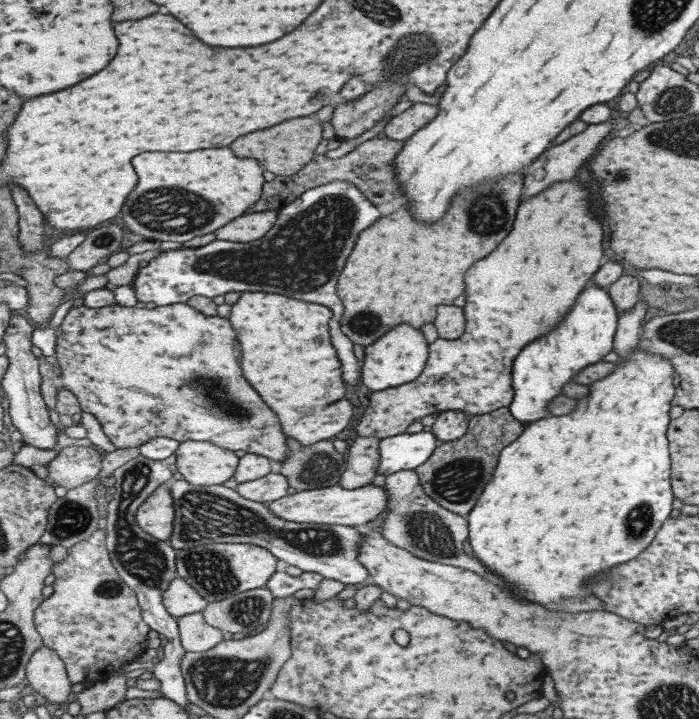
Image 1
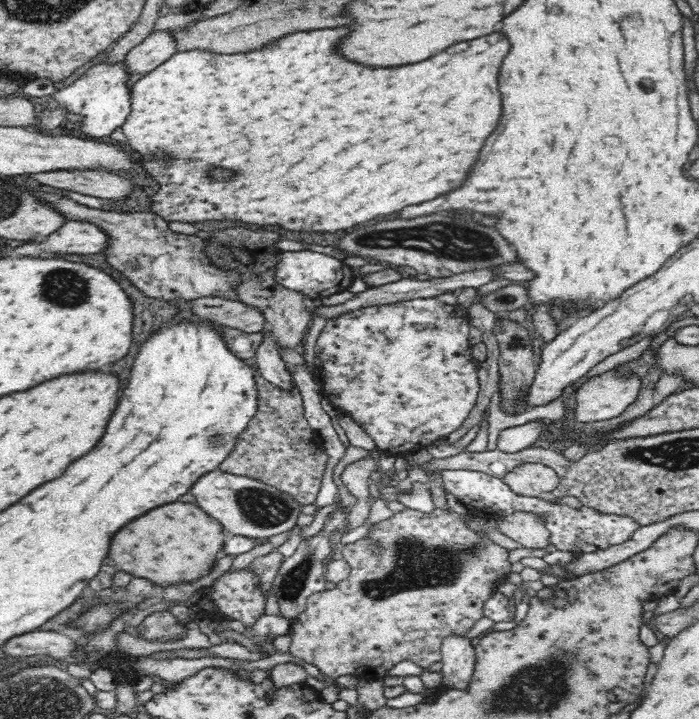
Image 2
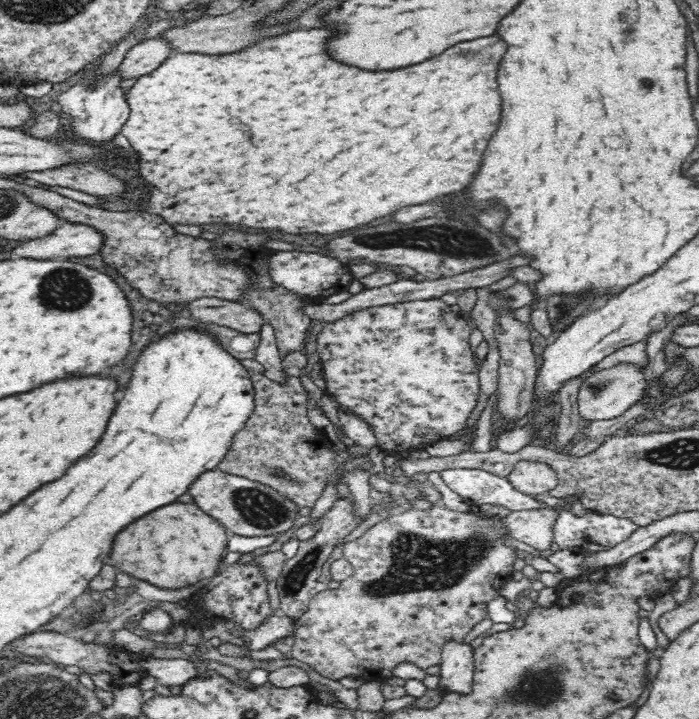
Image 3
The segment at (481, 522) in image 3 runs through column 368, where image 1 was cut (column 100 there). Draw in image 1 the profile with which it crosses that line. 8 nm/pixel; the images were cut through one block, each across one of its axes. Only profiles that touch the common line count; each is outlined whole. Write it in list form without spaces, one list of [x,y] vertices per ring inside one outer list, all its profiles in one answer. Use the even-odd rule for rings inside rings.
[[[98,529],[89,539],[73,544],[62,560],[53,563],[51,573],[55,576],[52,584],[54,593],[37,606],[34,622],[43,644],[55,650],[64,661],[72,683],[104,681],[119,668],[133,662],[138,652],[146,650],[146,639],[151,628],[143,619],[134,590],[123,581],[111,563],[107,534]]]

